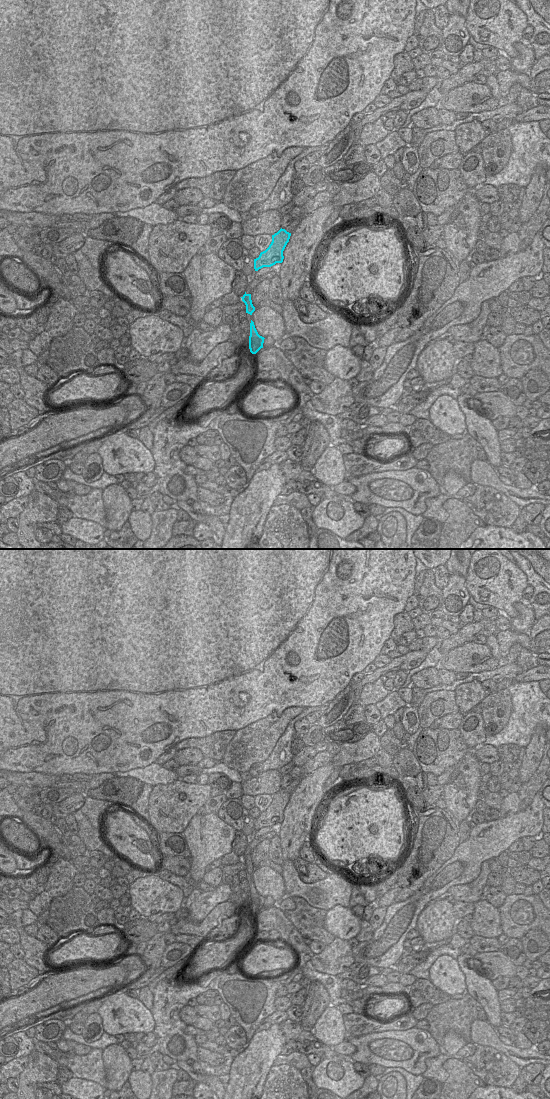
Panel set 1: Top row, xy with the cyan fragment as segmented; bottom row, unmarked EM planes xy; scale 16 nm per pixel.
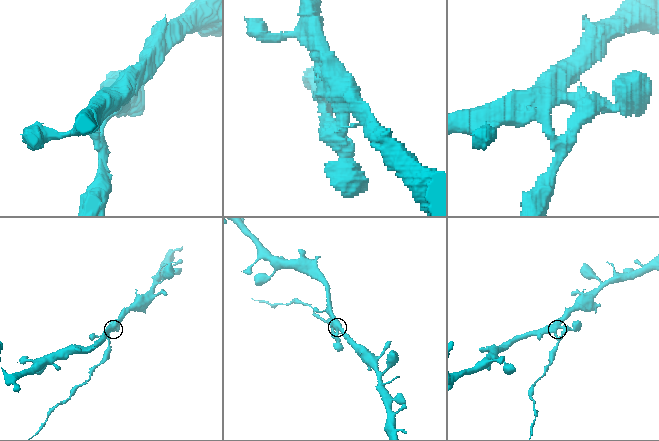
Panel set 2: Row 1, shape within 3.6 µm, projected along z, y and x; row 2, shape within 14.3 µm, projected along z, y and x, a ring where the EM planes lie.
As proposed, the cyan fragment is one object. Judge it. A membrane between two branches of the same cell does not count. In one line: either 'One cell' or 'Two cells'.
Two cells.

